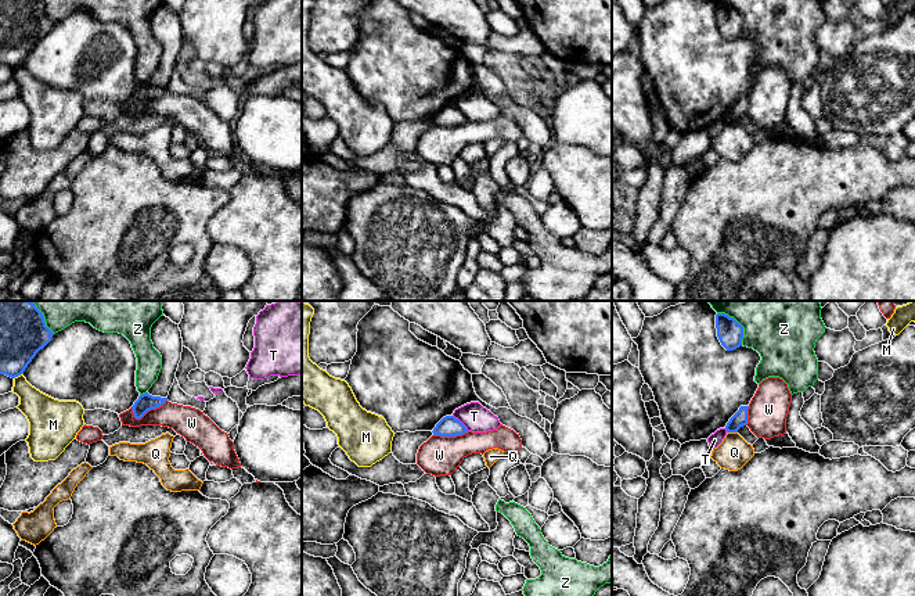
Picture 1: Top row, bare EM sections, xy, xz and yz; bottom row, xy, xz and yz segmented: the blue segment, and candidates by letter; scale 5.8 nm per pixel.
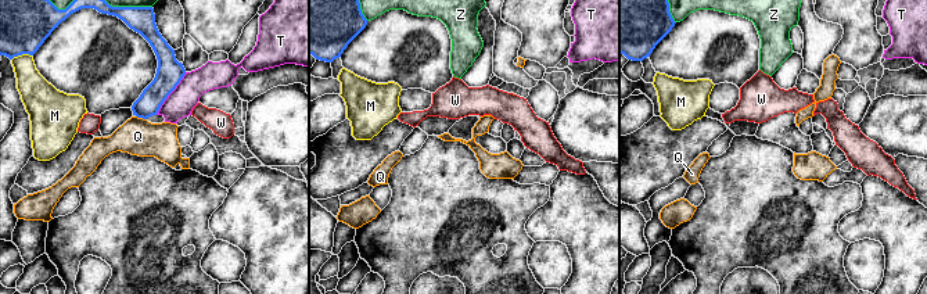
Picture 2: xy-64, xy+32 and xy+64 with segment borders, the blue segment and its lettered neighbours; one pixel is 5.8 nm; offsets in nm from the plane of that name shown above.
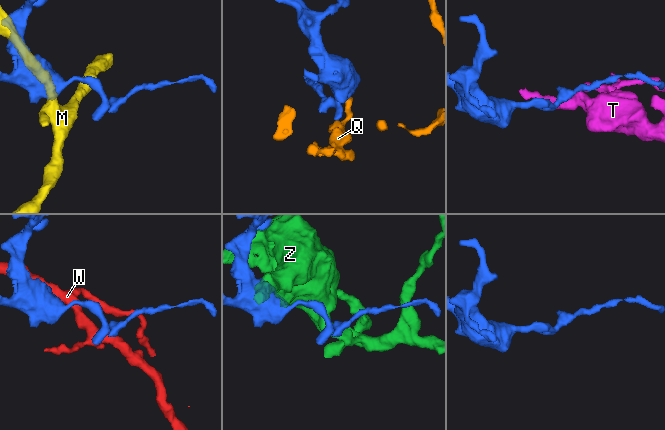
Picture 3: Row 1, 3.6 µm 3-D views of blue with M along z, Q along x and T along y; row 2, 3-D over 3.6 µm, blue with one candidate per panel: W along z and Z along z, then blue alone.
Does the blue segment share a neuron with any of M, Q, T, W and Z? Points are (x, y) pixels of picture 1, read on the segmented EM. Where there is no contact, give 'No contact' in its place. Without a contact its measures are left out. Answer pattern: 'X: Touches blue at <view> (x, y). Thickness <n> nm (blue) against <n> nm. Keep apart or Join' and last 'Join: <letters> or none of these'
M: Touches blue at xy (18, 374). Thickness 280 nm (blue) against 190 nm. Keep apart
Q: Touches blue at yz (732, 431). Thickness 90 nm (blue) against 190 nm. Keep apart
T: Touches blue at xz (461, 423). Thickness 120 nm (blue) against 160 nm. Keep apart
W: Touches blue at xy (148, 409). Thickness 100 nm (blue) against 180 nm. Keep apart
Z: Touches blue at yz (738, 323). Thickness 150 nm (blue) against 480 nm. Keep apart
Join: none of these

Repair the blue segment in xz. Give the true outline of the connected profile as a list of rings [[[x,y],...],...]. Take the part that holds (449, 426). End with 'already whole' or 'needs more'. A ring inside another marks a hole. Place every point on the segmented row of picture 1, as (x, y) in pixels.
[[[454,416],[443,417],[433,428],[433,435],[457,437],[468,432],[466,427]]] | already whole

